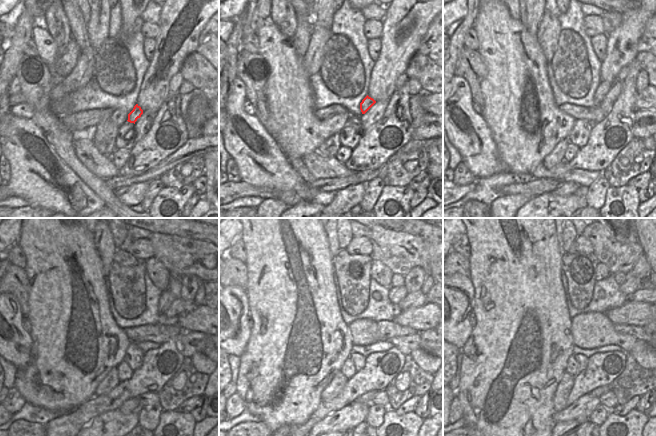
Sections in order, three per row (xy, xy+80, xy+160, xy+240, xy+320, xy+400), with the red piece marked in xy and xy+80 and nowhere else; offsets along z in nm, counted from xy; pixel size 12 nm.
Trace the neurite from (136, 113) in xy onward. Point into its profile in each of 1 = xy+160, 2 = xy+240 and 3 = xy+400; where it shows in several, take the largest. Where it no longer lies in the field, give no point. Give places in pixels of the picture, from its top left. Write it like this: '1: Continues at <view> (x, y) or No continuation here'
1: Continues at xy+160 (604, 87)
2: Continues at xy+240 (166, 298)
3: Continues at xy+400 (631, 283)

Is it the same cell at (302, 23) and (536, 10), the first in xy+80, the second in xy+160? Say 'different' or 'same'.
same

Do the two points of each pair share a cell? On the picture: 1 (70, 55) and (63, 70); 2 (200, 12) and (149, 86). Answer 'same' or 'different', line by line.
1: same
2: same

